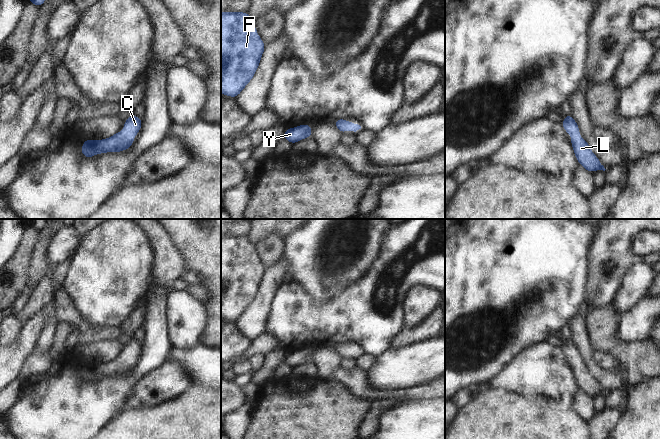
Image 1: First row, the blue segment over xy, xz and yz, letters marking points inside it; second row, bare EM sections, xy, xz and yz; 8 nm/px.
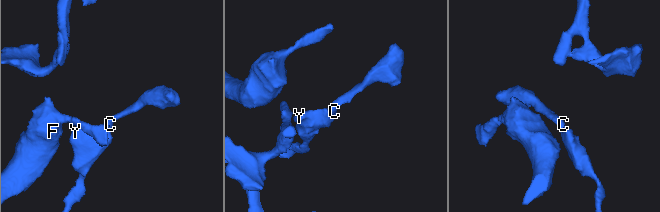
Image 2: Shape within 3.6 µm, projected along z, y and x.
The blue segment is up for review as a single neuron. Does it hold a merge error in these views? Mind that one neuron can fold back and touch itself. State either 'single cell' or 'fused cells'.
single cell

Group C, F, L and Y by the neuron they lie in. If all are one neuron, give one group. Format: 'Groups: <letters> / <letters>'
Groups: C F L Y

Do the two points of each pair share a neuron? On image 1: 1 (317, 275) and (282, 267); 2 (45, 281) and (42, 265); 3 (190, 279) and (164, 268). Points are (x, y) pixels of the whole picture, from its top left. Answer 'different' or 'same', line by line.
1: different
2: different
3: different

